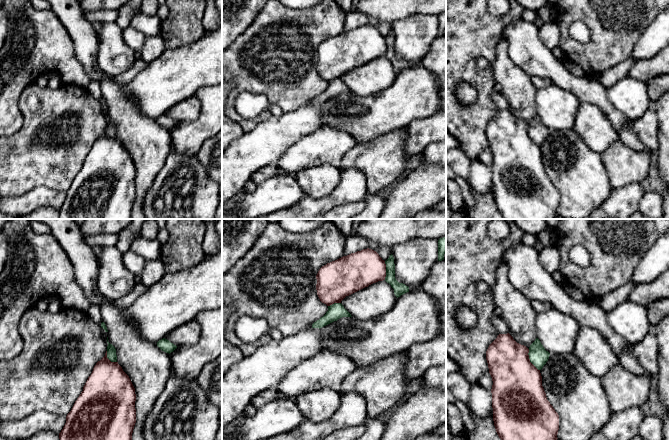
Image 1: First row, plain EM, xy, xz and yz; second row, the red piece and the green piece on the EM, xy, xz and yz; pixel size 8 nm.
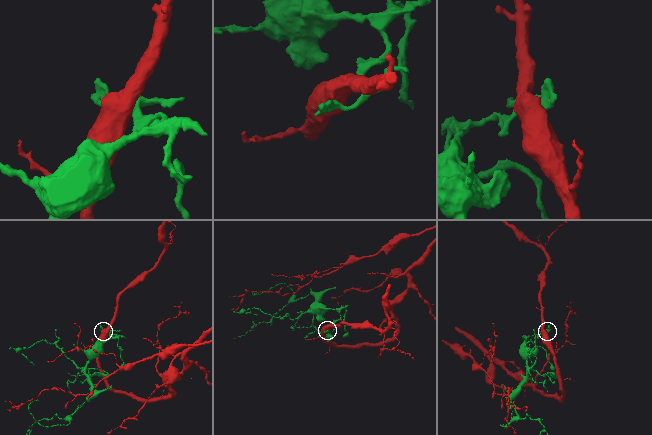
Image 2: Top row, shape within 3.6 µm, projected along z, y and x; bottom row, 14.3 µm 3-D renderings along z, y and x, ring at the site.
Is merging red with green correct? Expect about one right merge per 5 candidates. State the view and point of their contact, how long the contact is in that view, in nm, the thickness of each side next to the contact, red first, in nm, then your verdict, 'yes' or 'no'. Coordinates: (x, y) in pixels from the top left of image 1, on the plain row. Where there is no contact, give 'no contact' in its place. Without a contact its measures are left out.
yz (529, 136) | 200 nm | 400/150 nm | no

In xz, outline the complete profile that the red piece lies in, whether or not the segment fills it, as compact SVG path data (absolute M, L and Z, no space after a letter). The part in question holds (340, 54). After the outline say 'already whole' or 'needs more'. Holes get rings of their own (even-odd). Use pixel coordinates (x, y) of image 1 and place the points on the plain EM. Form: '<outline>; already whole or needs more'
M363 25L322 42L317 51L316 66L327 82L341 77L369 61L385 56L386 40L372 25Z; already whole

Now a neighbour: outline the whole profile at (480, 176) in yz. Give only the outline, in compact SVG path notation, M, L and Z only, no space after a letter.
M479 159L471 161L467 182L476 193L493 191L491 167L483 164Z

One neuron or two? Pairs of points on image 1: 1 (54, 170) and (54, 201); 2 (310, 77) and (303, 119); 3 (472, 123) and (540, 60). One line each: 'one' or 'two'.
1: two
2: two
3: two

